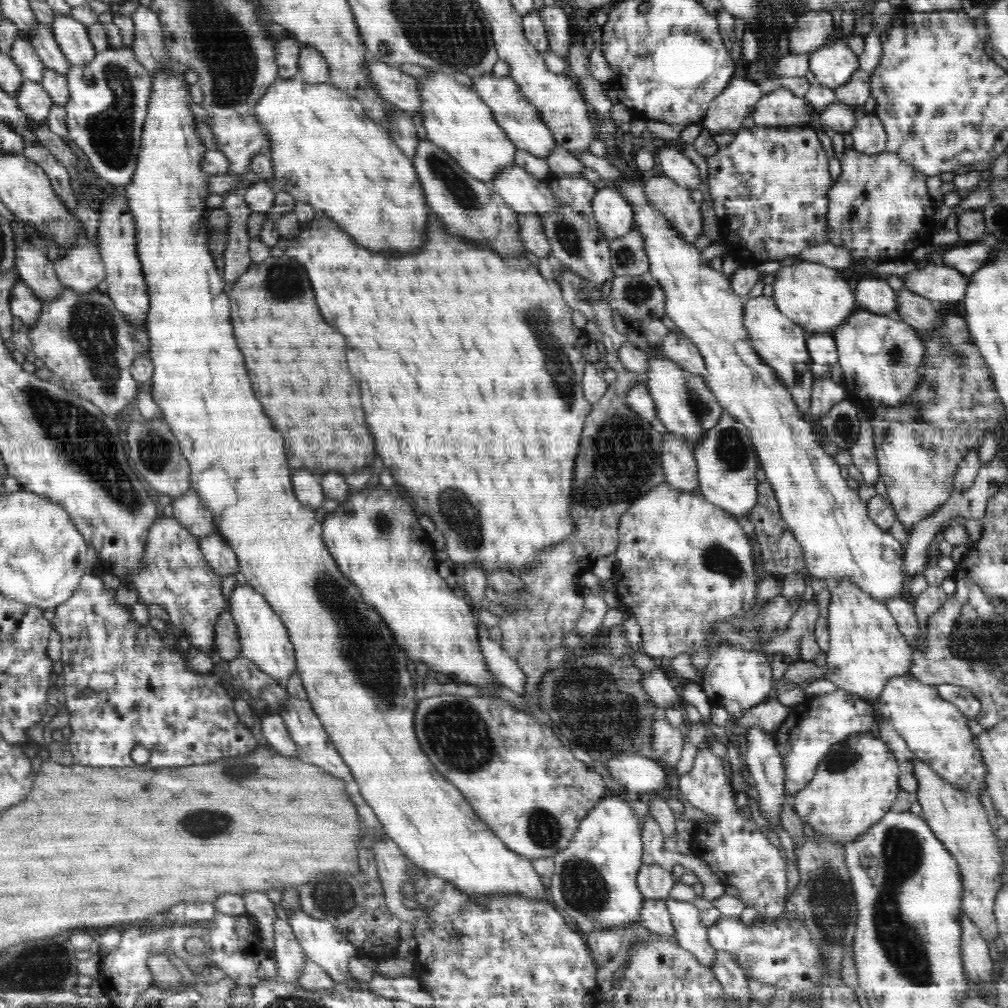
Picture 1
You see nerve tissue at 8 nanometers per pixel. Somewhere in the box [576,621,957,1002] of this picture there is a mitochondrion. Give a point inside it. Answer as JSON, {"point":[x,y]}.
{"point":[902,849]}

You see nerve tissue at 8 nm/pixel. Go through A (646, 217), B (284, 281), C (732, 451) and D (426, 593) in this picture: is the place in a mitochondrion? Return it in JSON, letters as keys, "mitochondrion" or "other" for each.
{"A":"other","B":"mitochondrion","C":"mitochondrion","D":"other"}

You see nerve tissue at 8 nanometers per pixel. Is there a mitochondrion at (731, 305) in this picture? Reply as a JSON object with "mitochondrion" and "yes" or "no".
{"mitochondrion":"no"}

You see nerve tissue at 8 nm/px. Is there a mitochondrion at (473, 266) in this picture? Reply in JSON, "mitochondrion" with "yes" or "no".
{"mitochondrion":"no"}

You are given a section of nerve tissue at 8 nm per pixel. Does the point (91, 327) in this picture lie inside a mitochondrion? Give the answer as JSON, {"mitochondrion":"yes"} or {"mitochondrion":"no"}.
{"mitochondrion":"yes"}

